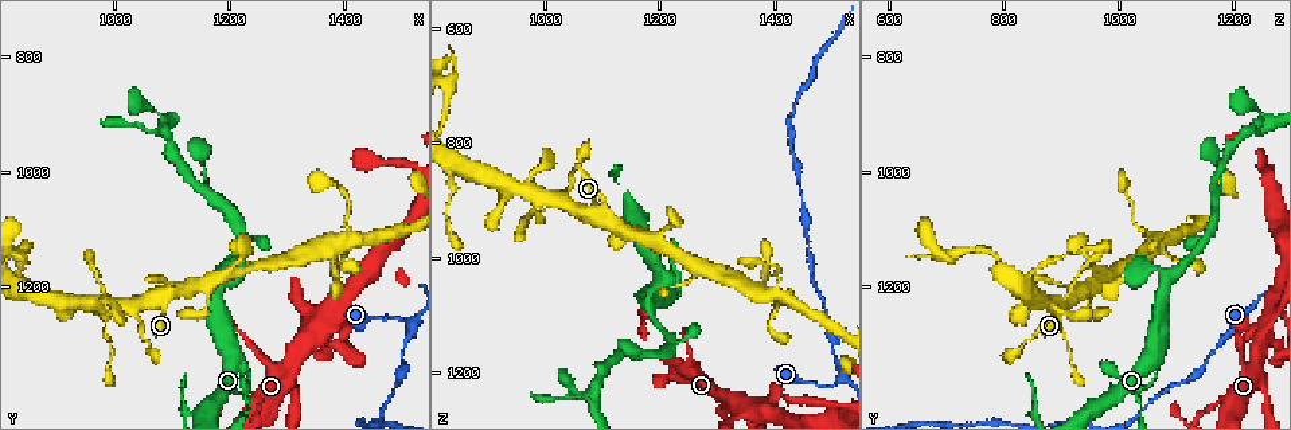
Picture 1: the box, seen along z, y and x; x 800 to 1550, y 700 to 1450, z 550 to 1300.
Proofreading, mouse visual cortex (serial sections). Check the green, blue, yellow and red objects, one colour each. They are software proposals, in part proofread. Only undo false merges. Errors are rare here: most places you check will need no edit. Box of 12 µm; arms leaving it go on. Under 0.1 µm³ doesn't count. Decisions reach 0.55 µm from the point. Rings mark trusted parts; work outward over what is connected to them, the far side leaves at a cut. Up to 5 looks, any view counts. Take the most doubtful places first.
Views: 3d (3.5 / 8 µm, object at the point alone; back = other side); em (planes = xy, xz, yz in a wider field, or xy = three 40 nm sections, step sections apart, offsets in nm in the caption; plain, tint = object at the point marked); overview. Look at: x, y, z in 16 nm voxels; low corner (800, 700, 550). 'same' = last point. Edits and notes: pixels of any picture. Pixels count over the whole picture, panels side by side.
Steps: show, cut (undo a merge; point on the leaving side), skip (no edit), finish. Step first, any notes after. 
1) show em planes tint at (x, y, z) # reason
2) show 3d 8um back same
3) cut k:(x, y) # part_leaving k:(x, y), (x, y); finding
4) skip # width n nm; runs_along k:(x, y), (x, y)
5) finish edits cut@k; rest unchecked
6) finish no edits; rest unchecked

show 3d 3.5um at (1510, 1260, 1220) # thick turns thin

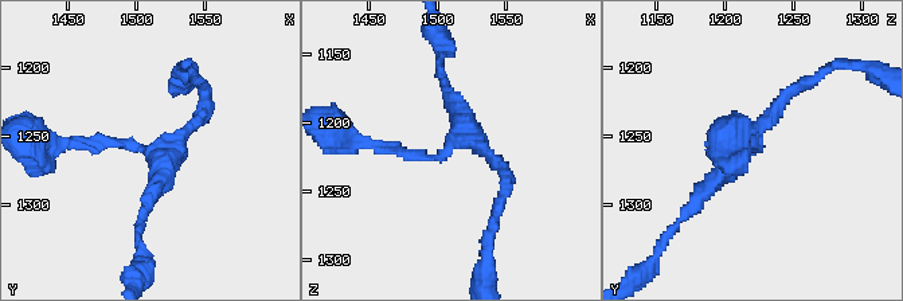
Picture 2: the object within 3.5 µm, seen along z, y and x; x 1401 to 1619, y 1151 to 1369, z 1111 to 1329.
show em planes tint at (1508, 1258, 1218) # arms 3; arm_widths 100, 150, 200 nm

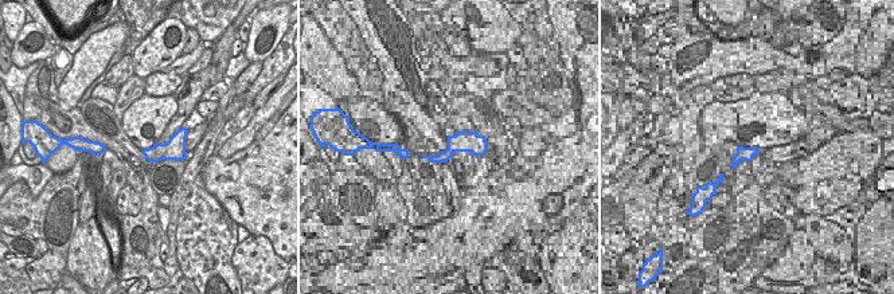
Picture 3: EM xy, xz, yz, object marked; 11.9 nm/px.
skip # runs_along 2:(67, 141), (153, 149), (145, 207); all the same cell

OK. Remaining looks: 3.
show 3d 3.5um at (1255, 1410, 1165) # thick turns thin

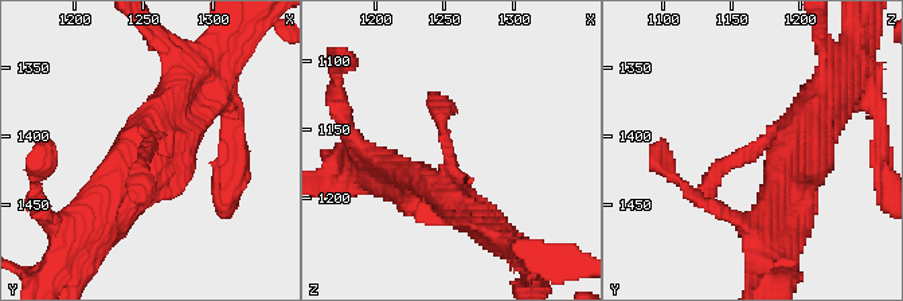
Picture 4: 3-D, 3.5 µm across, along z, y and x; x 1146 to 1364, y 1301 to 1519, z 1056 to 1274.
show em xy step 2 tint at (1250, 1408, 1164) # arm_widths 250, 400 nm; shape alone is not enough

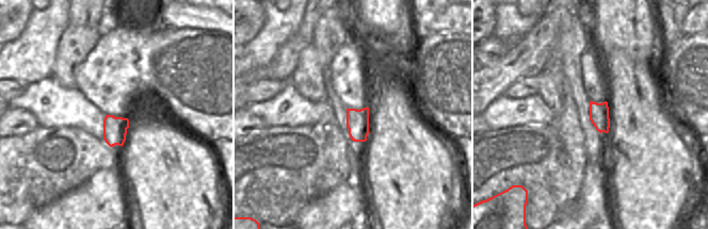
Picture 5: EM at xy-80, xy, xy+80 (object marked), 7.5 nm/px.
skip # all the same cell

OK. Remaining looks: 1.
finish no edits; rest unchecked

